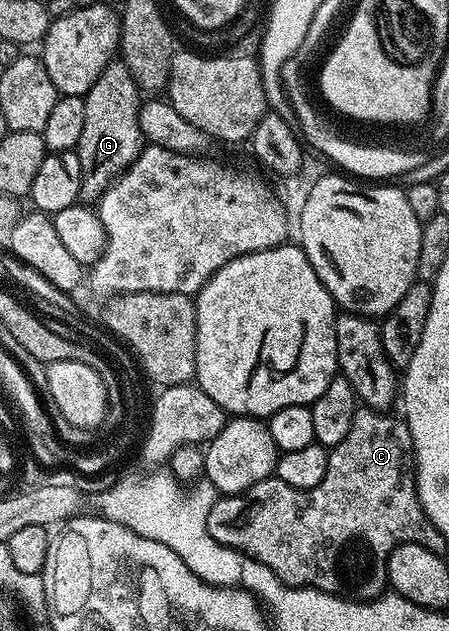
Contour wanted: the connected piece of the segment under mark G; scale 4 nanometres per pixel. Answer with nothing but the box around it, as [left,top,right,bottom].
[74,61,146,205]

